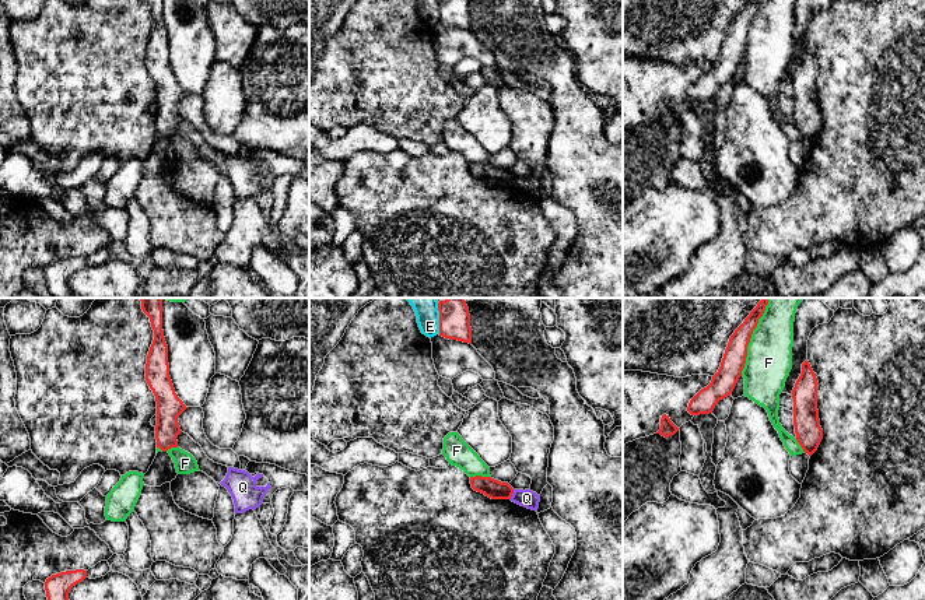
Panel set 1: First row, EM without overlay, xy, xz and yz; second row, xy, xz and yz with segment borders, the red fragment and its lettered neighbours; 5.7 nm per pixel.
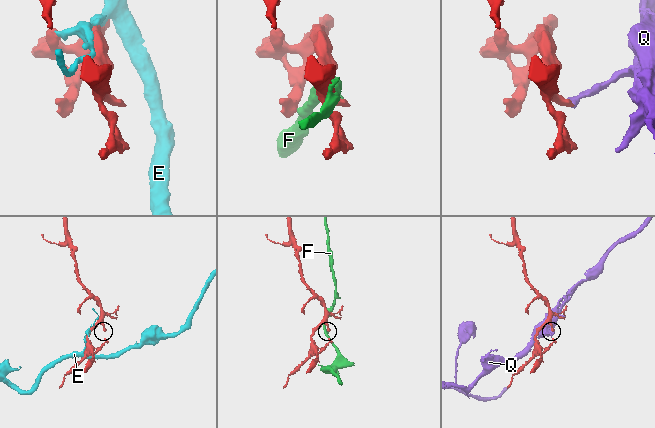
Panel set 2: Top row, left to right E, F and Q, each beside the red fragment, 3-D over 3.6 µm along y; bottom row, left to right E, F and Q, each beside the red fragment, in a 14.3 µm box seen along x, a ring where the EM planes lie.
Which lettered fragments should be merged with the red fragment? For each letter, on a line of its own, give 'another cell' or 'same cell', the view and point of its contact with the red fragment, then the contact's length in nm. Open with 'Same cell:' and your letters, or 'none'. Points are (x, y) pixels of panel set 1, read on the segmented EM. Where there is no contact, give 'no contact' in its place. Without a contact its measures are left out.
Same cell: none
E: another cell | xz (440, 318) | 180 nm
F: another cell | yz (750, 337) | 480 nm
Q: another cell | xz (512, 493) | 60 nm

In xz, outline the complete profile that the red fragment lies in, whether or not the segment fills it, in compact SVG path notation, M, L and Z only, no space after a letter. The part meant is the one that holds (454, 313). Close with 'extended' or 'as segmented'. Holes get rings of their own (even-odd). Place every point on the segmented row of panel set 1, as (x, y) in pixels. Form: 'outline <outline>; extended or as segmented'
outline M465 298L438 302L439 336L472 344L470 315Z; as segmented

